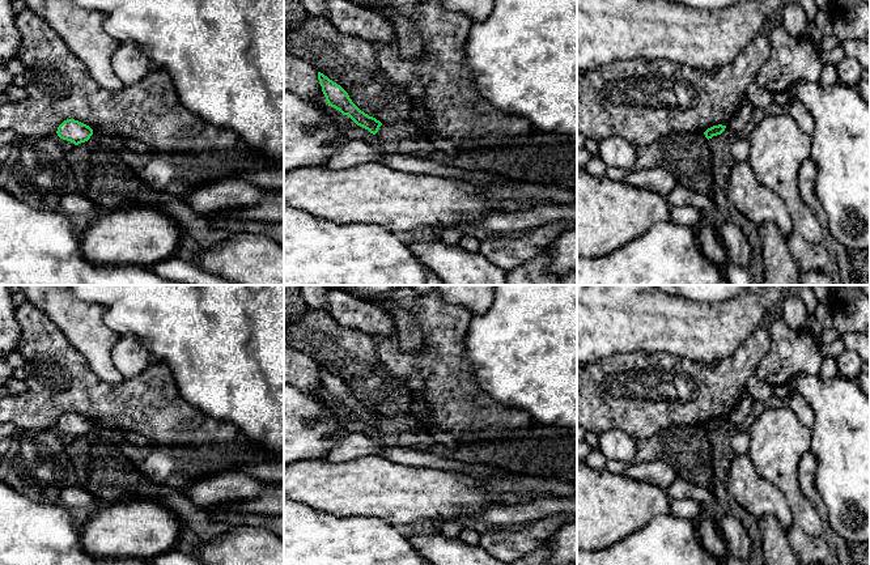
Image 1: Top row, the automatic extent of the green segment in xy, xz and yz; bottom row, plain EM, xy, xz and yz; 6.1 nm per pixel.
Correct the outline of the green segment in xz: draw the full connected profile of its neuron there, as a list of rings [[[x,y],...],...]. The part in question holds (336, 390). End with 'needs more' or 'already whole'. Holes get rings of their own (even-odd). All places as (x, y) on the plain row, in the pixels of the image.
[[[318,365],[318,373],[331,400],[339,403],[343,408],[348,408],[357,419],[368,422],[370,426],[375,428],[378,425],[382,416],[361,404],[340,378],[321,365]]]; already whole

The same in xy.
[[[67,412],[58,420],[56,426],[60,432],[78,438],[90,432],[93,422],[78,413]]]; already whole

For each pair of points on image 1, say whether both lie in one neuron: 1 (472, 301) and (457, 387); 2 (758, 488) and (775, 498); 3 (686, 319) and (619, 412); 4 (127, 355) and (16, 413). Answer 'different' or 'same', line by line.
1: different
2: same
3: different
4: different

